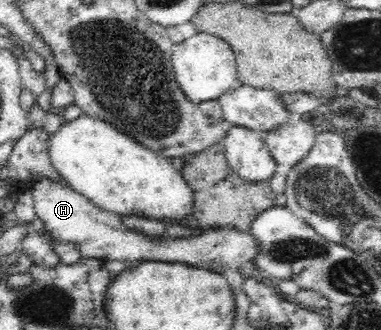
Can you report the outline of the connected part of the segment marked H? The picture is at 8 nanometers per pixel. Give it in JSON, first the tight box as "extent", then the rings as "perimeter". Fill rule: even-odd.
{"extent":[25,174,258,270],"perimeter":[[[40,174],[29,175],[25,181],[27,183],[29,191],[32,193],[33,205],[37,214],[37,217],[42,219],[45,225],[46,231],[50,233],[56,241],[62,243],[74,243],[78,244],[80,248],[80,257],[102,259],[110,261],[136,261],[136,259],[142,261],[164,261],[188,264],[189,266],[196,265],[196,261],[207,261],[208,263],[214,263],[214,265],[221,265],[221,267],[228,267],[229,269],[239,270],[246,265],[246,263],[254,264],[256,259],[256,253],[258,253],[258,242],[252,238],[252,232],[240,231],[230,226],[216,226],[211,228],[202,229],[196,235],[176,238],[175,240],[168,240],[168,236],[158,236],[150,238],[144,234],[130,230],[130,228],[124,225],[122,218],[114,213],[103,211],[102,209],[95,207],[88,198],[79,194],[72,189],[72,186],[68,186],[64,180],[52,180],[48,179]]]}

